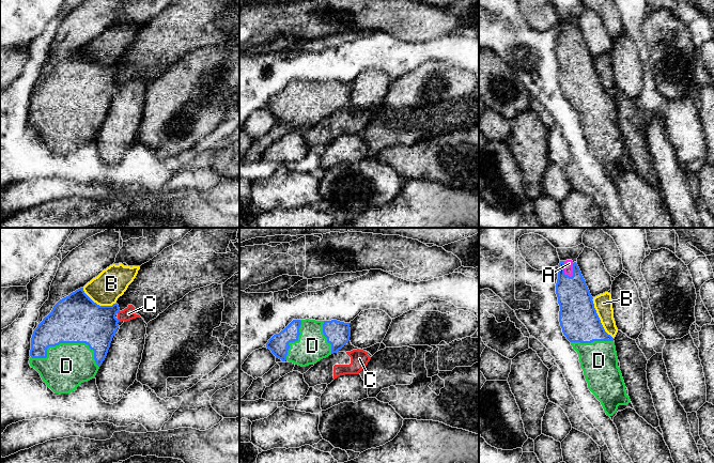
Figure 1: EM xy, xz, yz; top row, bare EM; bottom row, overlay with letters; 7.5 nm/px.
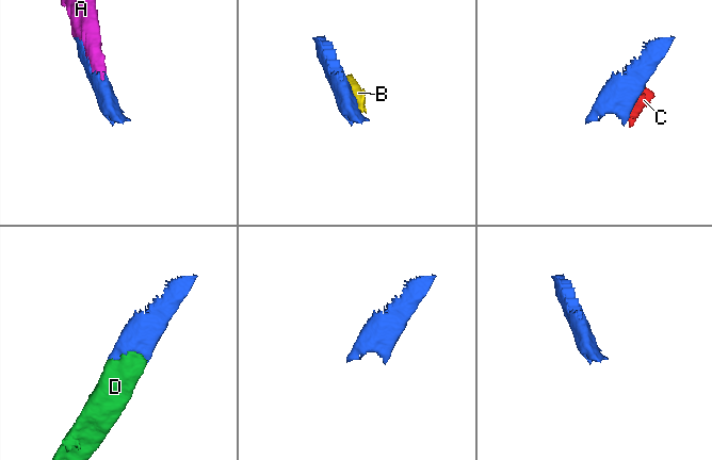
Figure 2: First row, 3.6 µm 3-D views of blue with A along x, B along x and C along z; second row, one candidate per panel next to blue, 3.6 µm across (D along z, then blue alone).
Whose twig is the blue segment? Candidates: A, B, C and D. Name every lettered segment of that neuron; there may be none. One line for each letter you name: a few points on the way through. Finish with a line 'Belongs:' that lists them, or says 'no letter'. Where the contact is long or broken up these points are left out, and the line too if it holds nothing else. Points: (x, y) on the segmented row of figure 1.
Belongs: A, D

